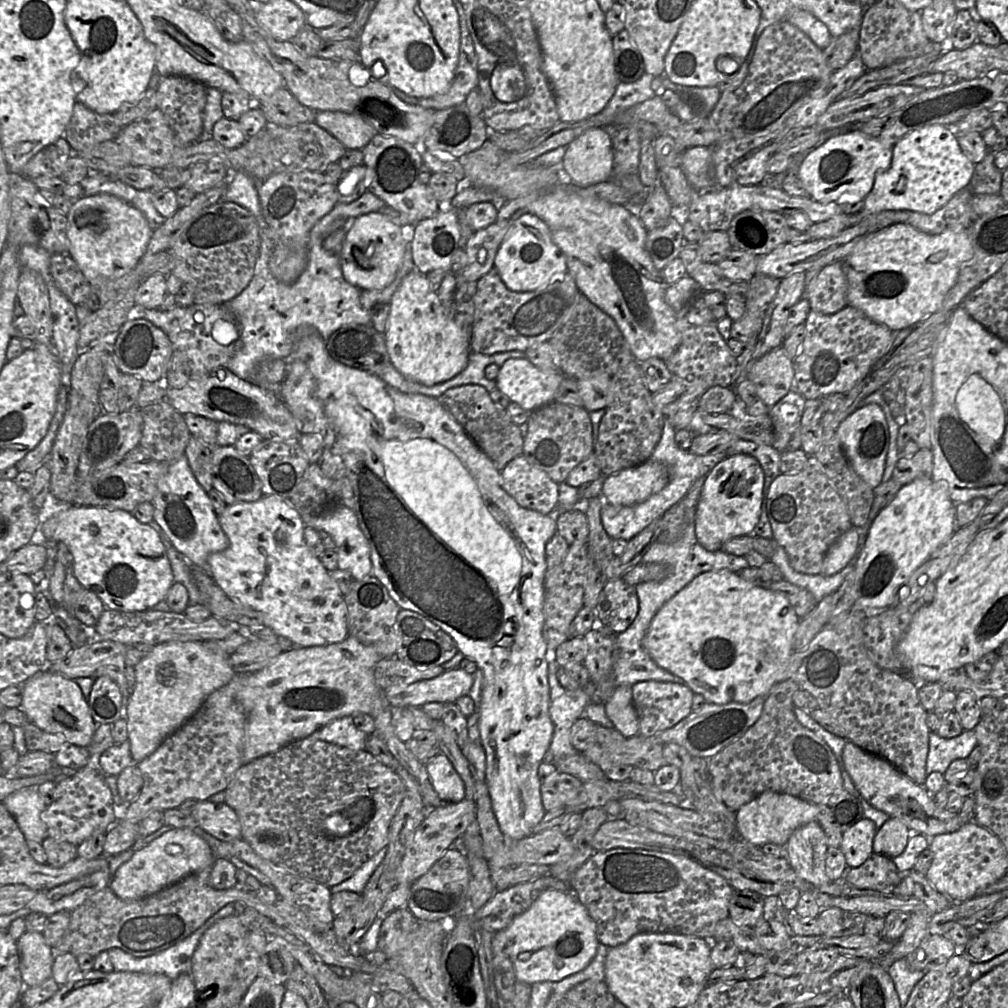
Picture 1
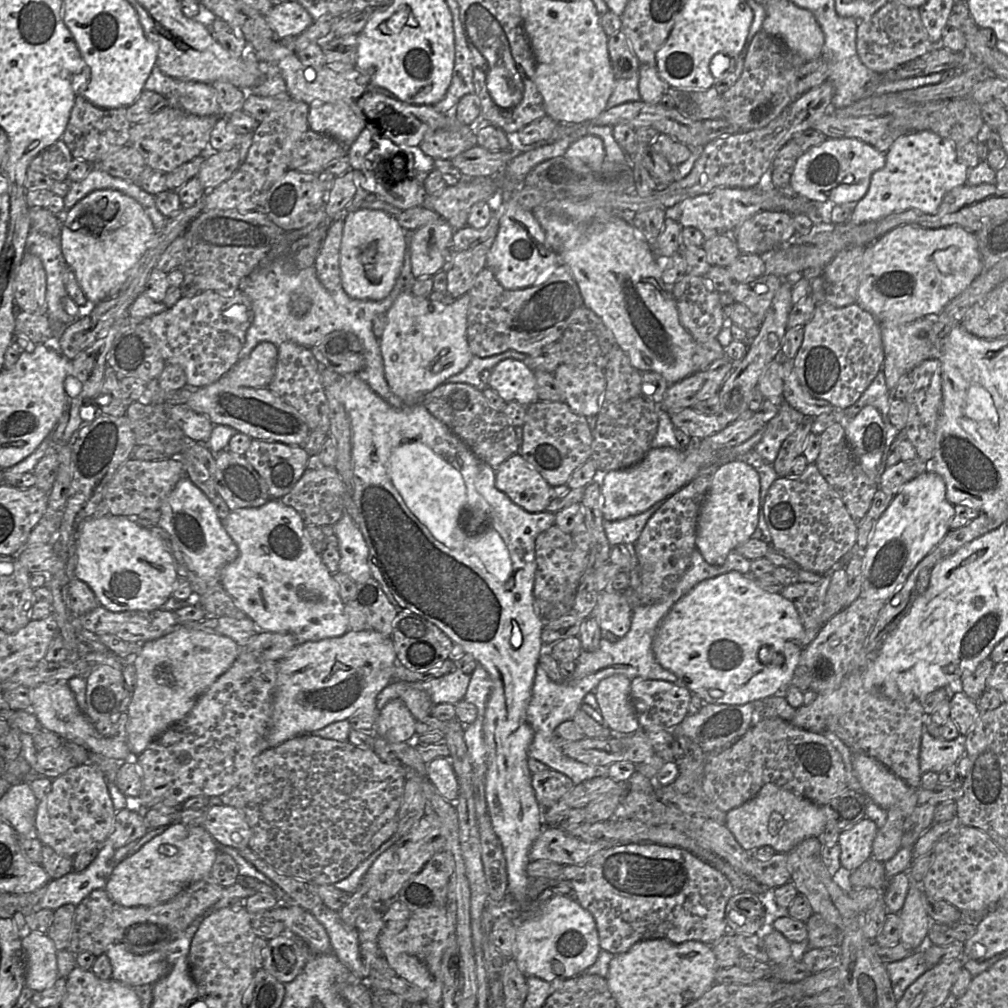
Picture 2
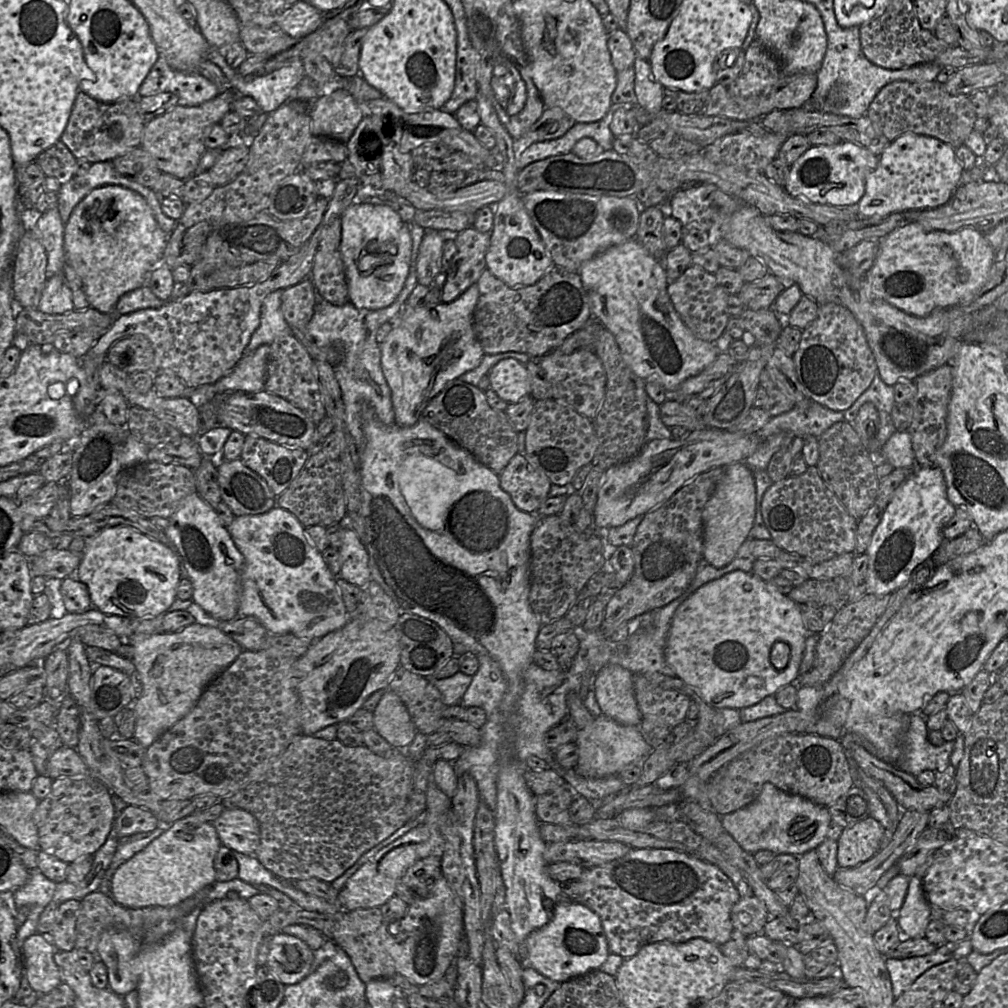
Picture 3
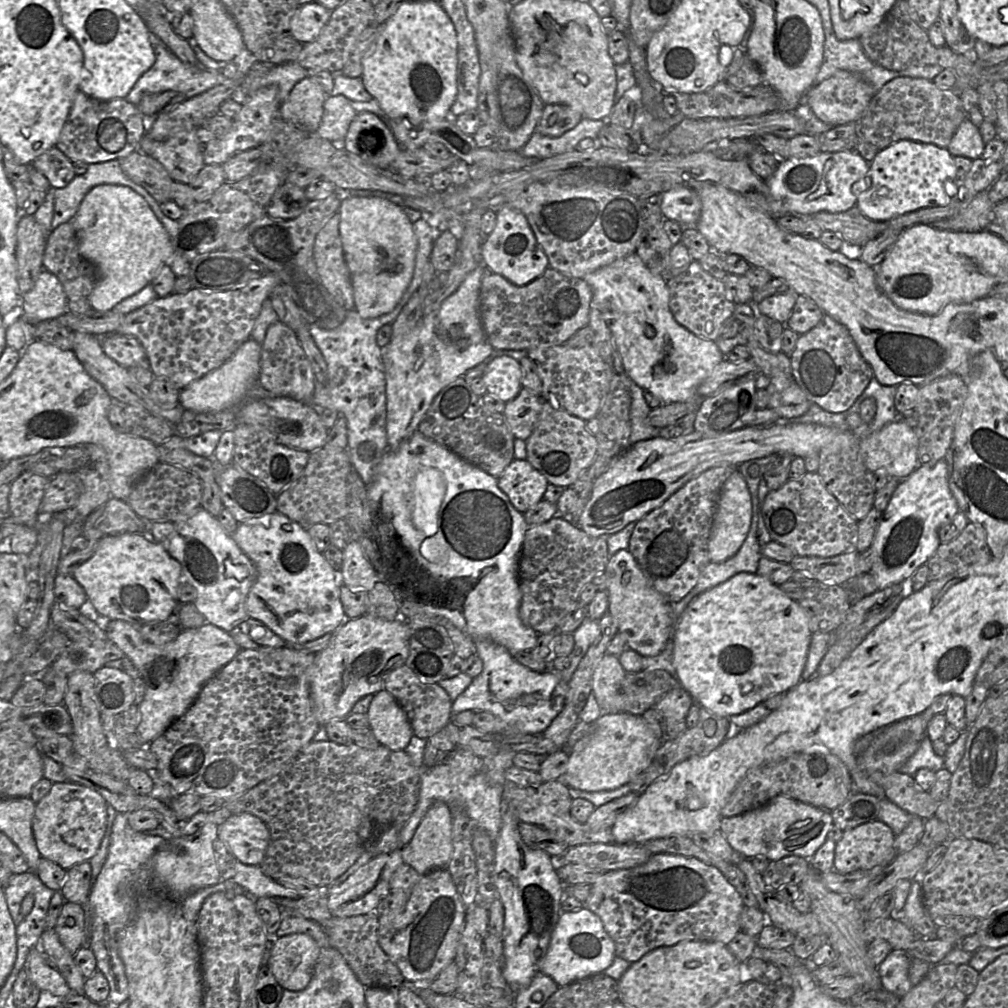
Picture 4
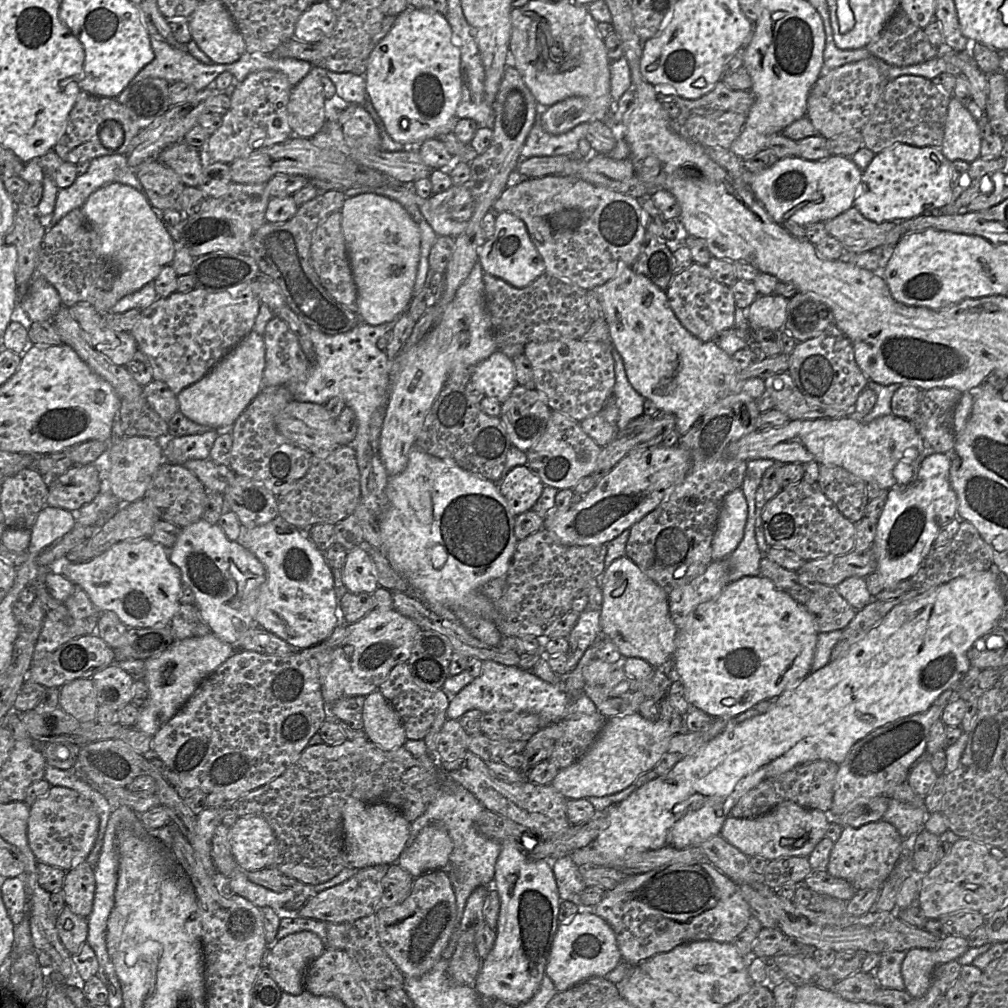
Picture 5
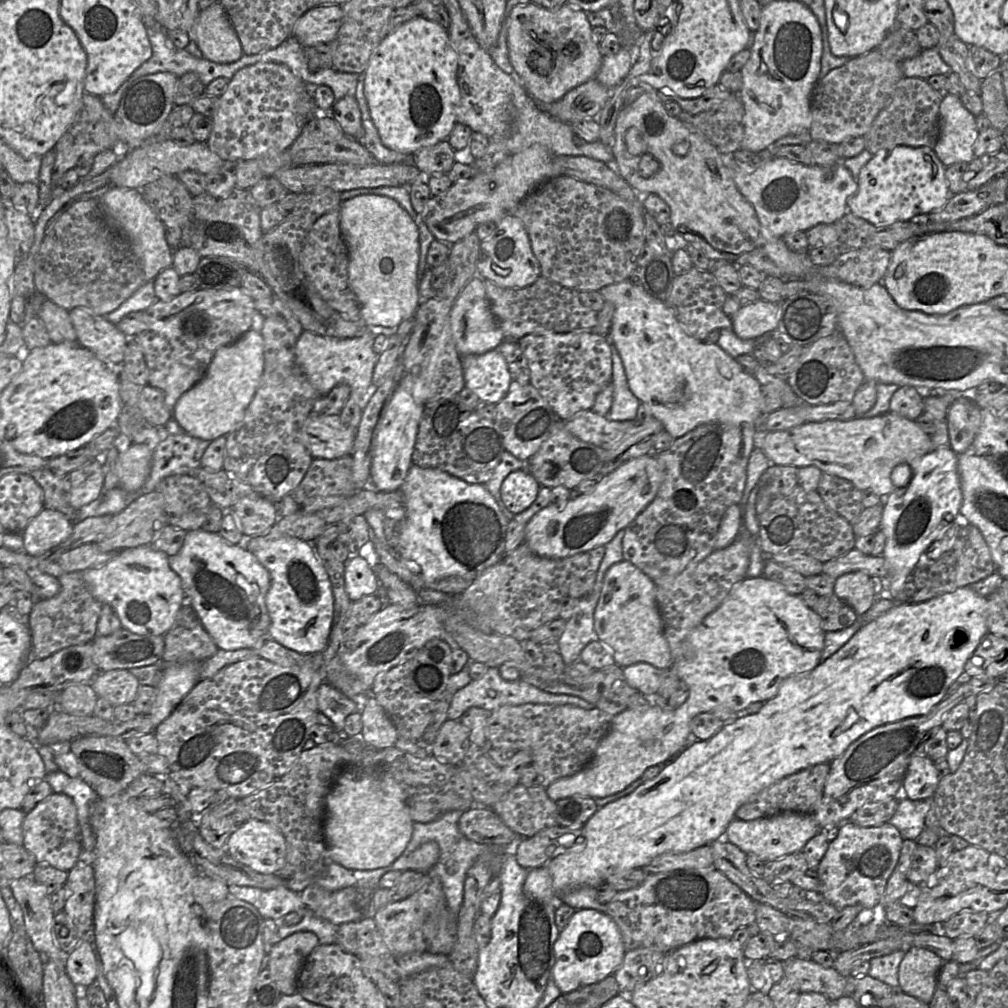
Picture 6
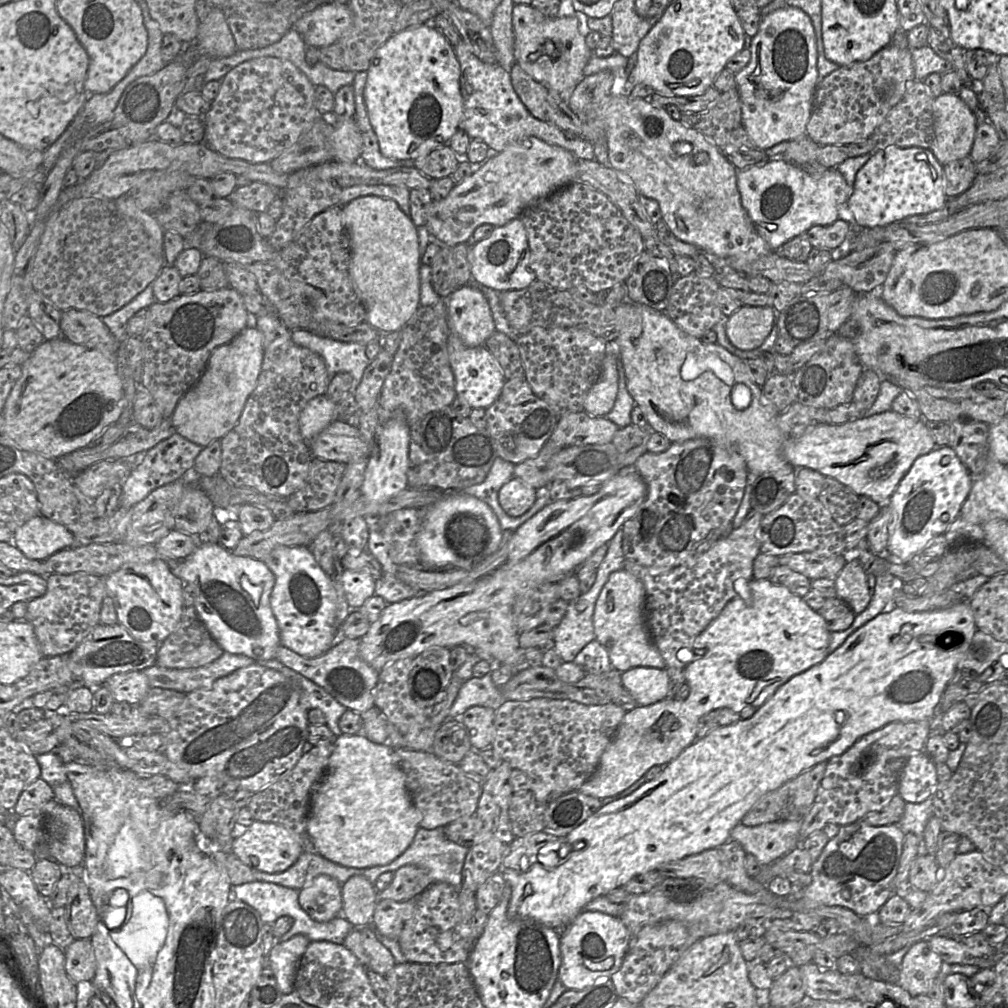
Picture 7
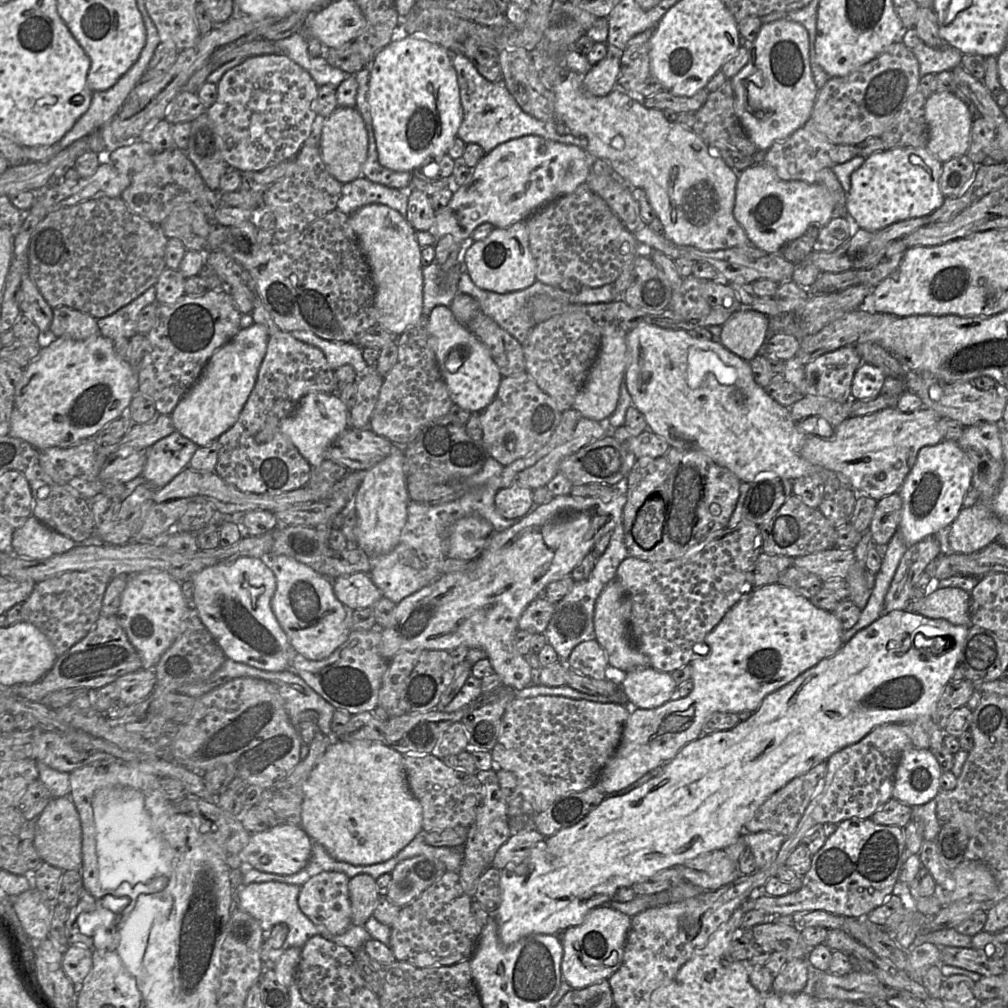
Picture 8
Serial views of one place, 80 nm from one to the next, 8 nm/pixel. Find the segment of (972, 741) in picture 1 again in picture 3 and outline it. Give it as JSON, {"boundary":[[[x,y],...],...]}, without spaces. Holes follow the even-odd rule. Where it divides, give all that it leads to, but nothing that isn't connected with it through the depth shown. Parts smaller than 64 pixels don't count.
{"boundary":[[[919,711],[910,715],[905,737],[904,752],[894,766],[915,777],[923,770],[944,770],[950,764],[954,741],[934,746],[928,740],[925,715]]]}

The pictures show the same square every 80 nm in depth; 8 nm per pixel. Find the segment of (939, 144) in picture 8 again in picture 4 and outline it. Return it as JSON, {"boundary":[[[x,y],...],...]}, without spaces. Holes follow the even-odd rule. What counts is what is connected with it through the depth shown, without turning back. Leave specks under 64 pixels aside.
{"boundary":[[[966,118],[958,127],[947,149],[953,157],[964,156],[975,160],[982,158],[984,147],[979,128]]]}

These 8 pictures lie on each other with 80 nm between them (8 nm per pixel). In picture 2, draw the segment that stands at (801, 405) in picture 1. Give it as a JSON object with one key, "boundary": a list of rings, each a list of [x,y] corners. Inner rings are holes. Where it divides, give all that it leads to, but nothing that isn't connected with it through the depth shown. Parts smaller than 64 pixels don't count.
{"boundary":[[[783,401],[778,413],[766,423],[761,441],[753,448],[766,462],[773,464],[784,440],[792,434],[805,415]]]}

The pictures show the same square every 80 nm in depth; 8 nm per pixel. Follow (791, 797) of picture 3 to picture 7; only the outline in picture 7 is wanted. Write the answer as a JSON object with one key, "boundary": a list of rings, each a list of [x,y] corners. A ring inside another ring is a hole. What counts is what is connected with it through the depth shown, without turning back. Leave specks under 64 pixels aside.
{"boundary":[[[776,821],[754,827],[742,823],[730,832],[747,854],[756,857],[761,865],[770,865],[800,845],[802,821]]]}

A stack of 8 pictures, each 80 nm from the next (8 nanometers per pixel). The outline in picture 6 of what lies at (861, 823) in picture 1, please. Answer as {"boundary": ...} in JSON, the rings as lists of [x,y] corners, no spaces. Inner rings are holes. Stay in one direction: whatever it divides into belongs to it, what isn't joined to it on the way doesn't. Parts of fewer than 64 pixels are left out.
{"boundary":[[[850,821],[839,826],[837,837],[816,868],[820,880],[818,896],[838,909],[861,905],[873,910],[882,902],[889,877],[898,863],[903,838],[889,822],[875,827],[860,827]]]}

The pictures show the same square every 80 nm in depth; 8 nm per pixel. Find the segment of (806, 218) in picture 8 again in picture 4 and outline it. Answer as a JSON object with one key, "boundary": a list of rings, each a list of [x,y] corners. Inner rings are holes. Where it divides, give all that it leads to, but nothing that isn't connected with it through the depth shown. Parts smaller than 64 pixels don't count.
{"boundary":[[[856,151],[819,152],[813,157],[788,158],[766,180],[772,196],[783,202],[790,214],[811,217],[821,211],[839,213],[855,207],[857,182],[864,178],[870,167]]]}

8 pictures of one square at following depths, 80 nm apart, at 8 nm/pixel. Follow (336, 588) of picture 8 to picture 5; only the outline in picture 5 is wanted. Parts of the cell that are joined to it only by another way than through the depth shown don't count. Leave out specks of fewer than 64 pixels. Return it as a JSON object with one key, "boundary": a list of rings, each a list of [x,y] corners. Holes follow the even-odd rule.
{"boundary":[[[361,547],[348,551],[342,578],[347,590],[354,594],[372,594],[379,586],[371,558]]]}

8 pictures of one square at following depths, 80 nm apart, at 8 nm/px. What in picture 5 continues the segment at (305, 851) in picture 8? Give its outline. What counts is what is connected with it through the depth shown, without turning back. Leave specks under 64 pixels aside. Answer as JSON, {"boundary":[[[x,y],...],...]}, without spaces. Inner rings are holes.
{"boundary":[[[242,816],[229,830],[233,856],[244,871],[271,867],[275,861],[277,839],[271,825],[260,816]]]}

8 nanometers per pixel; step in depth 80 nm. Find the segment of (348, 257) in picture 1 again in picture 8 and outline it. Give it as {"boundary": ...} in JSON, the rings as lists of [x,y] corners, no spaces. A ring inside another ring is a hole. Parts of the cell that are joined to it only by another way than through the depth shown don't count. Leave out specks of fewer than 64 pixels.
{"boundary":[[[382,204],[364,206],[348,216],[370,268],[377,324],[400,336],[423,316],[423,267],[416,230],[398,211]]]}

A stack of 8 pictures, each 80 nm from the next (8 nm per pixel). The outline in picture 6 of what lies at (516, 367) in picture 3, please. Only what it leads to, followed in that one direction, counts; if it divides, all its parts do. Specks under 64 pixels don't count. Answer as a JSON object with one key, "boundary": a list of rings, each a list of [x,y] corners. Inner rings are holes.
{"boundary":[[[491,350],[481,355],[461,356],[465,387],[473,391],[481,402],[497,404],[509,390],[512,381],[507,362],[497,350]]]}

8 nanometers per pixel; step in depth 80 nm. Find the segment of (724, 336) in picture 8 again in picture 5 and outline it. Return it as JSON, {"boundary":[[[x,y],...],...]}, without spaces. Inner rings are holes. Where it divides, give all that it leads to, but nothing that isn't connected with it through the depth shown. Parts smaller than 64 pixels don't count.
{"boundary":[[[758,295],[747,308],[746,318],[752,330],[771,329],[782,330],[789,299],[777,295]]]}

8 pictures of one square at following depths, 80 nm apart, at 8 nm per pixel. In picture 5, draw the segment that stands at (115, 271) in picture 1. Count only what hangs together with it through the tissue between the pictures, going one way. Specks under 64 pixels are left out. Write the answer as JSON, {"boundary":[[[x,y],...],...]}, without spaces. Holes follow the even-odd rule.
{"boundary":[[[117,182],[104,185],[87,198],[81,209],[90,228],[93,250],[112,261],[117,270],[112,287],[93,303],[93,307],[99,313],[105,314],[121,298],[141,289],[148,282],[154,281],[165,266],[171,265],[176,251],[176,243],[170,236],[164,219],[159,218],[153,211],[148,198],[130,185]]]}

